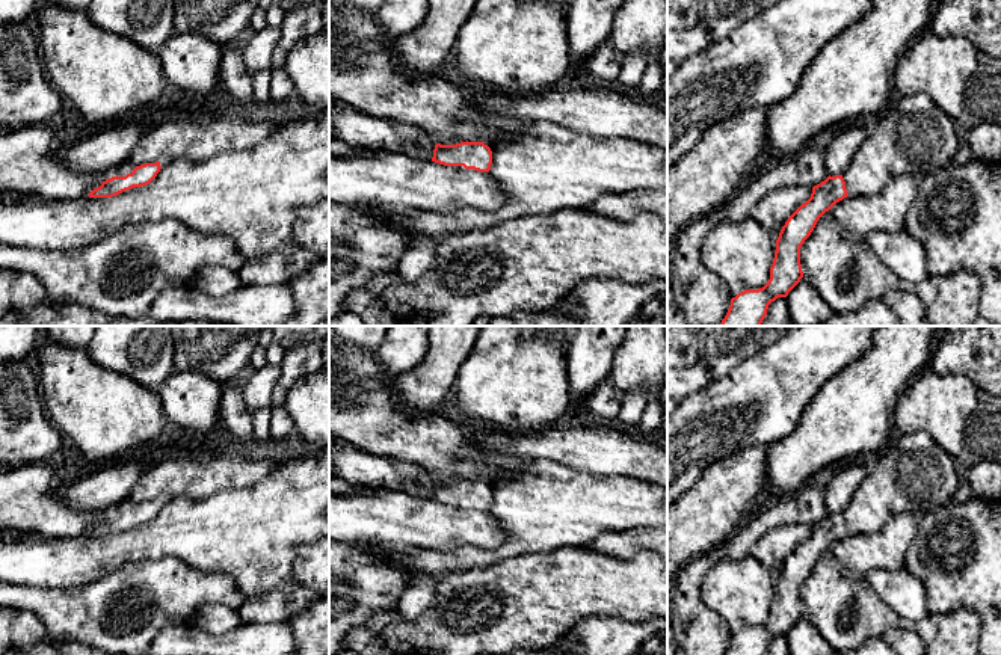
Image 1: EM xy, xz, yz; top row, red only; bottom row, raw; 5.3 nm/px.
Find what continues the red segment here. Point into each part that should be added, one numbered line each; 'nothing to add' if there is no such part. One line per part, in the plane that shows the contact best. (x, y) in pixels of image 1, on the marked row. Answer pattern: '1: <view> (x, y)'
1: xz (387, 181)

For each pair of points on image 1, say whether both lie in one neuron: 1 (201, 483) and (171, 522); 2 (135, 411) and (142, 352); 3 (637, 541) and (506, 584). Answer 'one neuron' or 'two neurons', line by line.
1: two neurons
2: two neurons
3: two neurons

